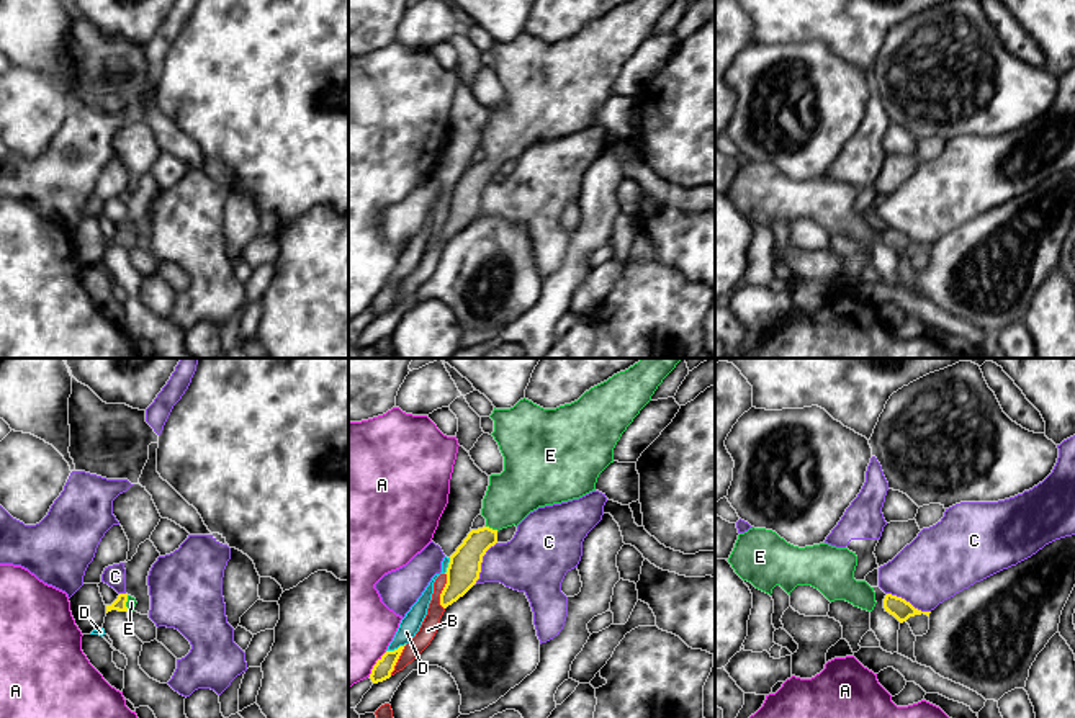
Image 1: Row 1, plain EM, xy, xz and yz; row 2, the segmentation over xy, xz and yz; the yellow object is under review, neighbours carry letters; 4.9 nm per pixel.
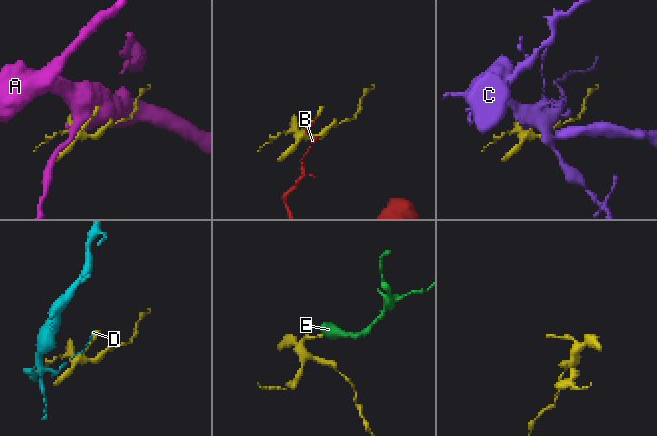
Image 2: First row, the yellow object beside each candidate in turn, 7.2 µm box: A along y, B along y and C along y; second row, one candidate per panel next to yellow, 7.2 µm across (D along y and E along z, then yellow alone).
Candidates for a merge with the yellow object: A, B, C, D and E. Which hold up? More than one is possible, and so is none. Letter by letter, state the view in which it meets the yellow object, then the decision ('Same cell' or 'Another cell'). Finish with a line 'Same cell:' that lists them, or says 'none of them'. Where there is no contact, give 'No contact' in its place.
A: Touches yellow in xz. Another cell
B: Touches yellow in xz. Another cell
C: Touches yellow in xz. Another cell
D: Touches yellow in xz. Another cell
E: Touches yellow in xz. Same cell
Same cell: E

